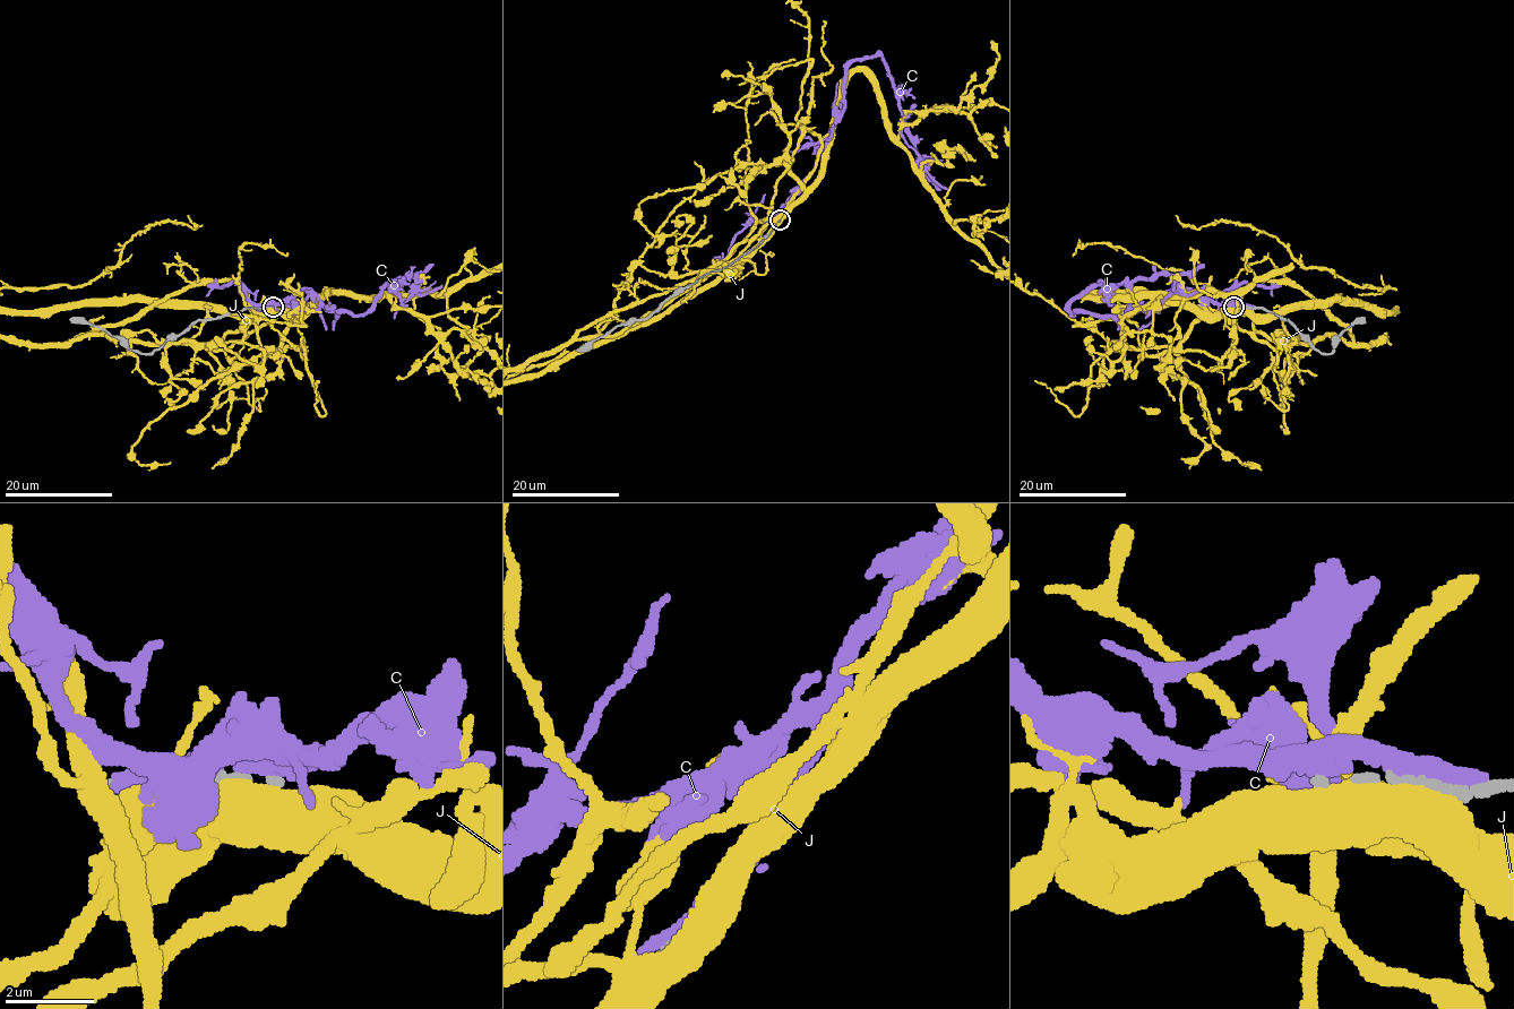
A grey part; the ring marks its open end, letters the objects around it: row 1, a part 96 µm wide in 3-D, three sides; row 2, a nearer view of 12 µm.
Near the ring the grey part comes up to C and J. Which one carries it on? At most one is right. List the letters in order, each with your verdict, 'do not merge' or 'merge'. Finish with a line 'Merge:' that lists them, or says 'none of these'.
C: do not merge
J: do not merge
Merge: none of these

